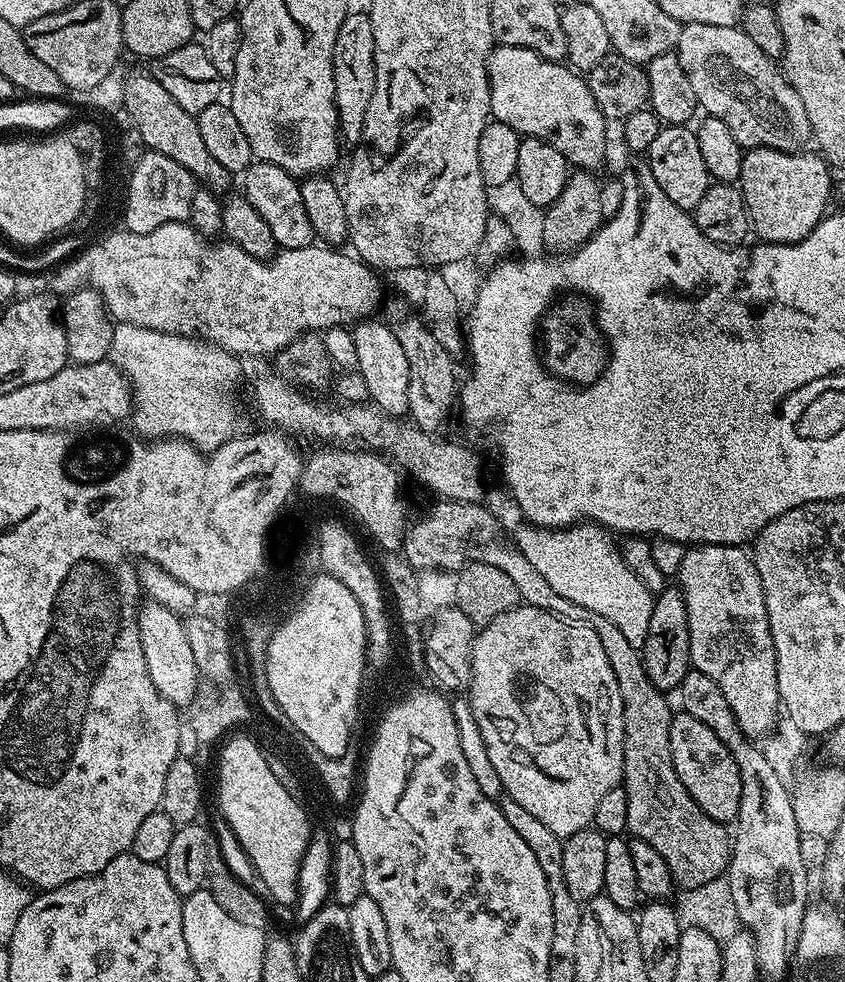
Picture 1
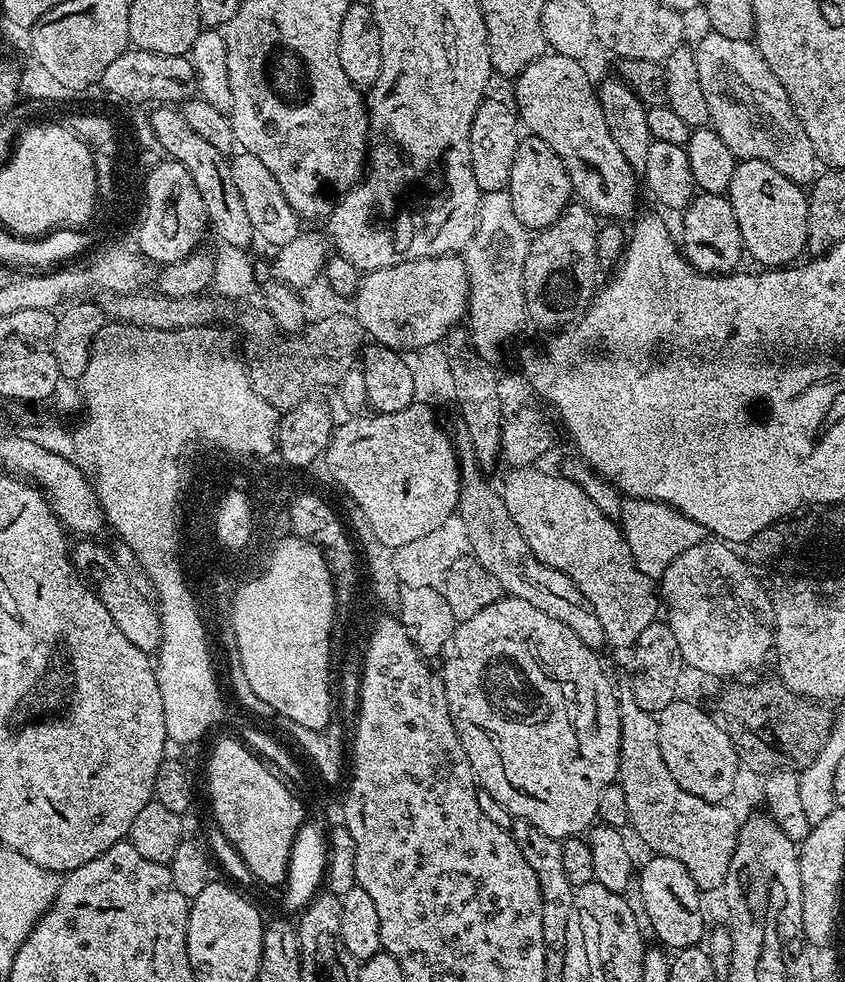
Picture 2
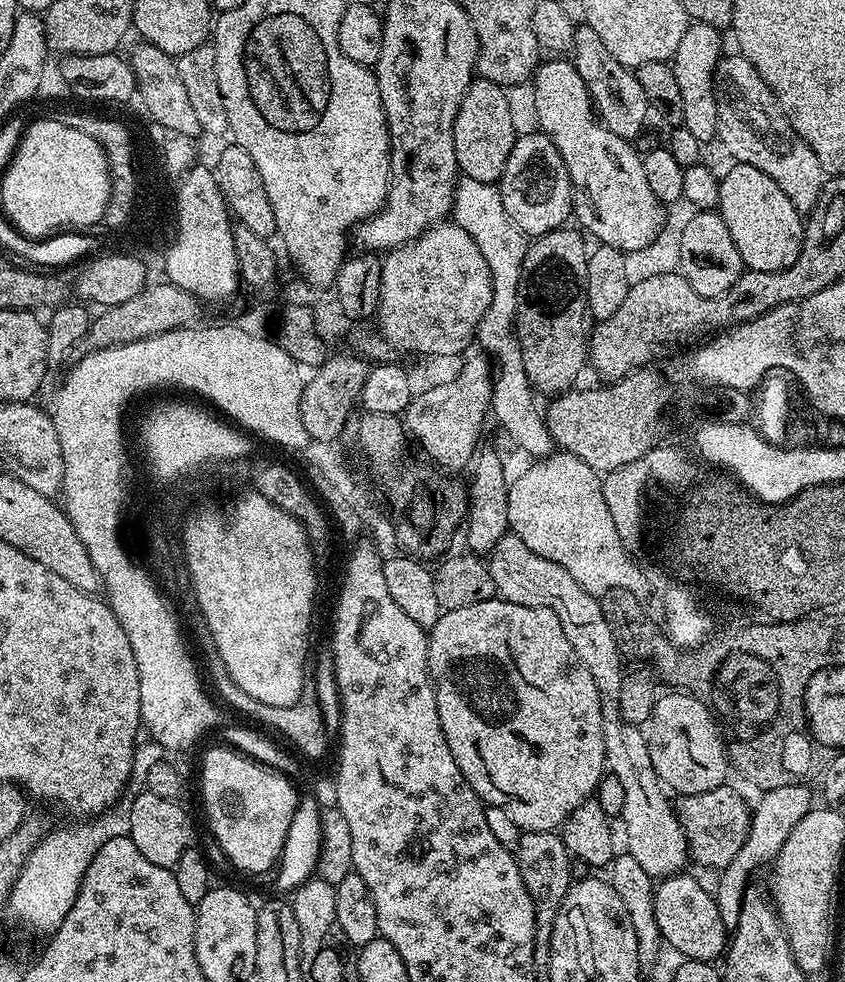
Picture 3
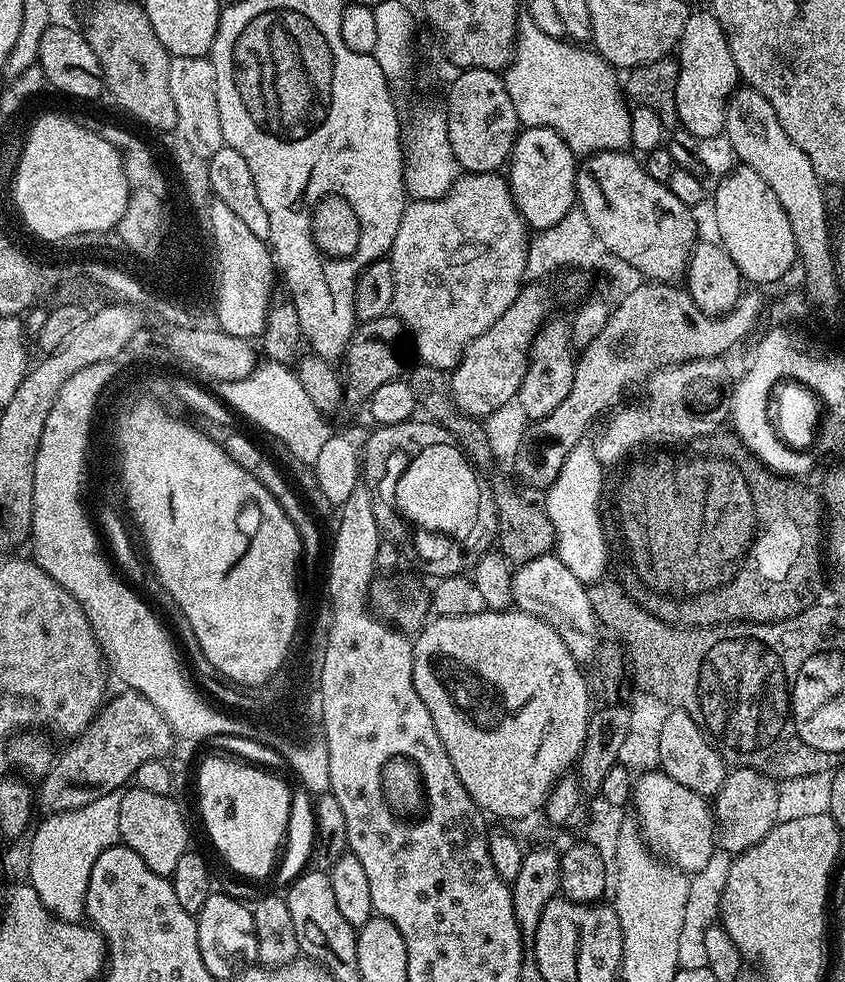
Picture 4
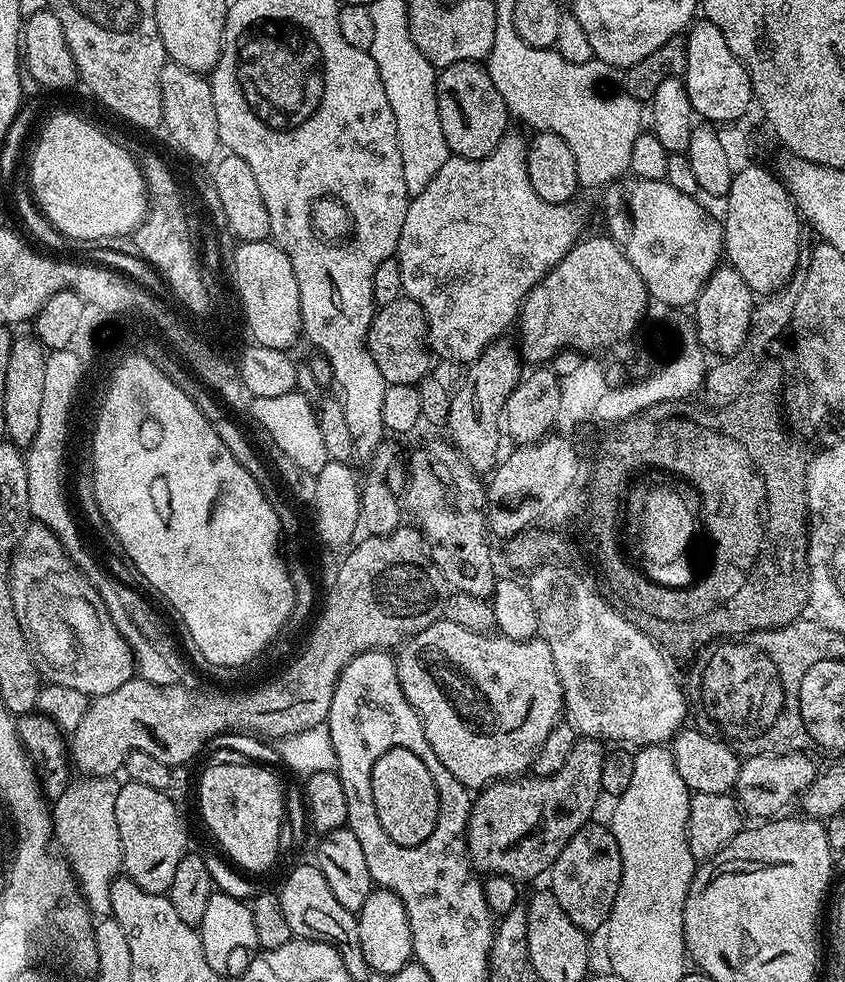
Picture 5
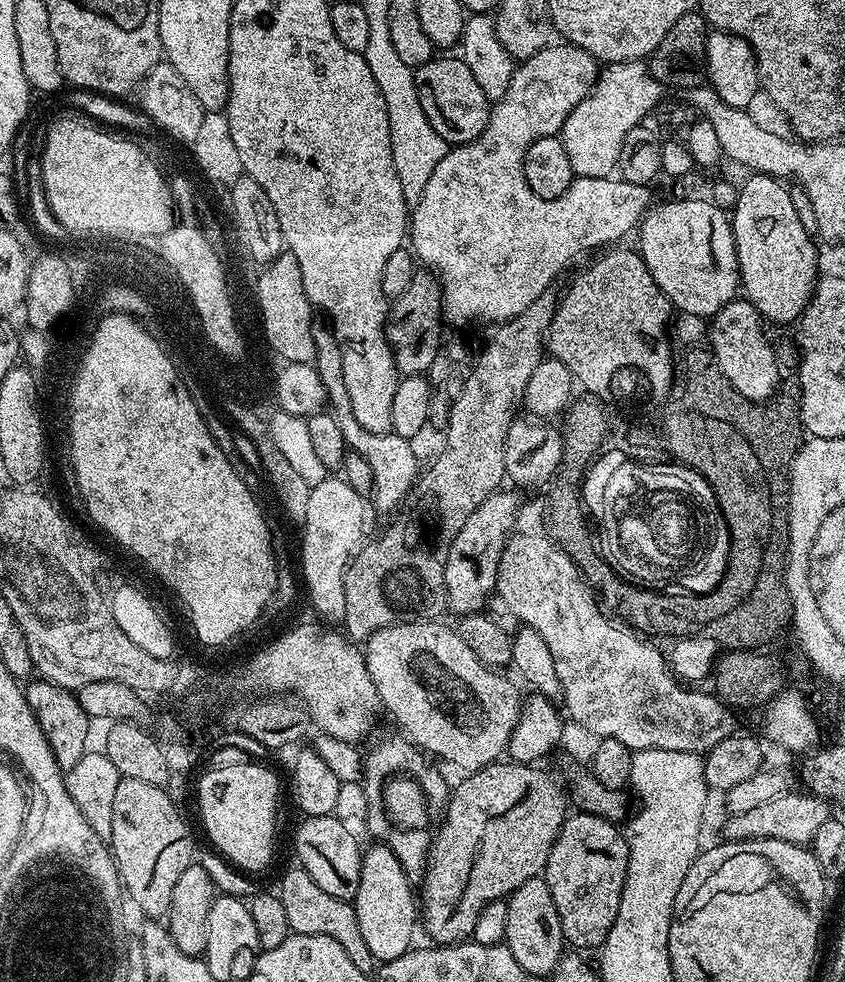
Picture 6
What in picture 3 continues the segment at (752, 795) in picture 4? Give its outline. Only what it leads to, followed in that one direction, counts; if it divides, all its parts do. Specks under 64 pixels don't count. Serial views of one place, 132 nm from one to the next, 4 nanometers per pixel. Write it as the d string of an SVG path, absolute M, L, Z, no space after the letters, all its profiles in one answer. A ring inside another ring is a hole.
M721 786L693 796L680 796L674 804L676 816L688 839L691 859L697 860L704 868L724 869L747 840L749 805L744 805L743 798L728 787Z

